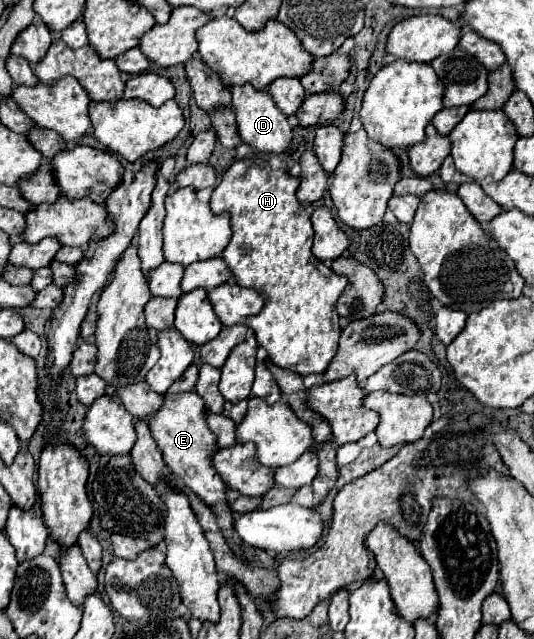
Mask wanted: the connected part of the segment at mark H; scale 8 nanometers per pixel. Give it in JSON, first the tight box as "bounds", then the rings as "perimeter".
{"bounds":[211,160,347,374],"perimeter":[[[239,160],[231,164],[225,172],[221,184],[213,190],[211,210],[215,214],[229,212],[233,238],[223,252],[223,260],[233,272],[233,278],[239,286],[251,286],[259,290],[265,298],[265,306],[261,314],[247,318],[245,324],[255,330],[259,346],[263,346],[269,354],[269,360],[285,370],[295,374],[319,374],[325,372],[331,358],[337,352],[337,342],[341,334],[339,315],[335,310],[337,298],[347,286],[347,278],[335,274],[321,260],[315,264],[315,256],[311,252],[313,246],[313,226],[309,214],[299,204],[295,192],[299,188],[299,178],[289,176],[285,170],[271,170],[267,166],[257,166],[251,160]]]}

